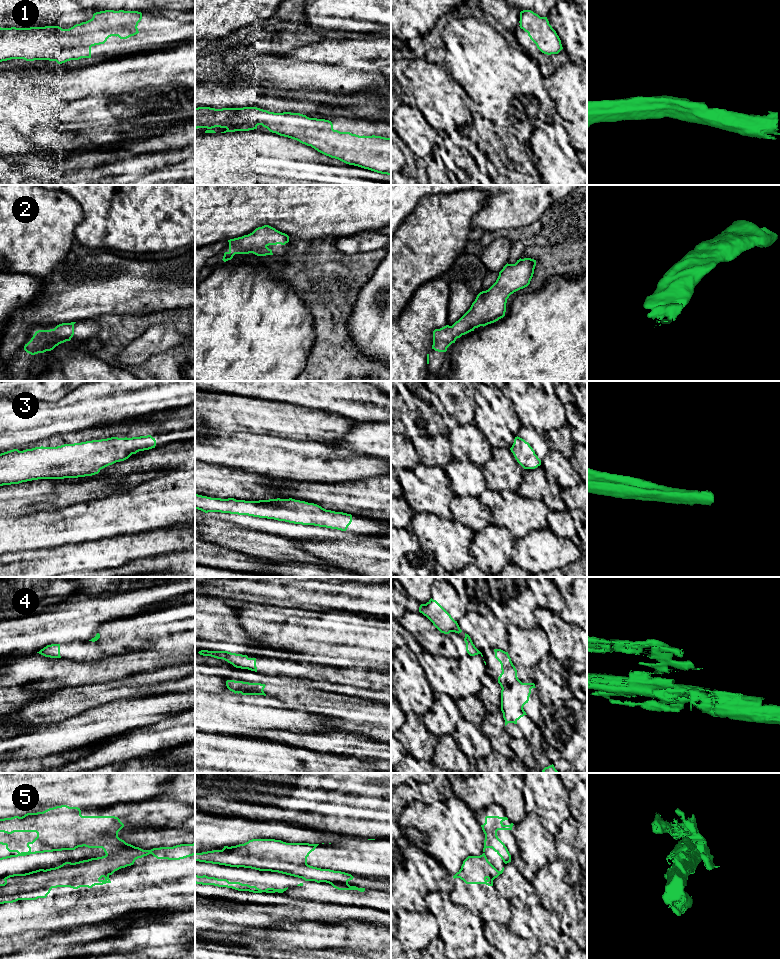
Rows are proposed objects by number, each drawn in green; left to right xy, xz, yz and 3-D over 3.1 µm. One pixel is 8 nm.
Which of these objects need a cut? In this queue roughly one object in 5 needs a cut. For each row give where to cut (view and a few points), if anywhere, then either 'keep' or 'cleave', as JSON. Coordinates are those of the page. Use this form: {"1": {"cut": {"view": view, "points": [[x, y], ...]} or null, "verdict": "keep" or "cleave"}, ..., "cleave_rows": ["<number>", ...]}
{"1": {"cut": null, "verdict": "keep"}, "2": {"cut": null, "verdict": "keep"}, "3": {"cut": null, "verdict": "keep"}, "4": {"cut": {"view": "xz", "points": [[233, 664], [239, 667]]}, "verdict": "cleave"}, "5": {"cut": {"view": "xy", "points": [[106, 854], [122, 853], [126, 858], [133, 861]]}, "verdict": "cleave"}, "cleave_rows": ["4", "5"]}

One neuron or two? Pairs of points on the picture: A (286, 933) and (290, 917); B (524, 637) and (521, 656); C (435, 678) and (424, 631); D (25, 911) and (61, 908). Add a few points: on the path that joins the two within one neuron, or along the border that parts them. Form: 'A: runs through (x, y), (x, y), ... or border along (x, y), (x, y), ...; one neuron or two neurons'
A: border along (305, 920), (299, 923), (278, 923), (266, 928); two neurons
B: runs through (524, 642), (524, 649), (522, 651); one neuron
C: border along (426, 650), (434, 655), (452, 658); two neurons
D: runs through (34, 908), (52, 908); one neuron

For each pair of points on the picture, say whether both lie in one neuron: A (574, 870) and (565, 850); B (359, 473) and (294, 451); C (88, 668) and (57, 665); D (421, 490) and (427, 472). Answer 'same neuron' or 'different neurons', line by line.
A: same neuron
B: same neuron
C: same neuron
D: same neuron

